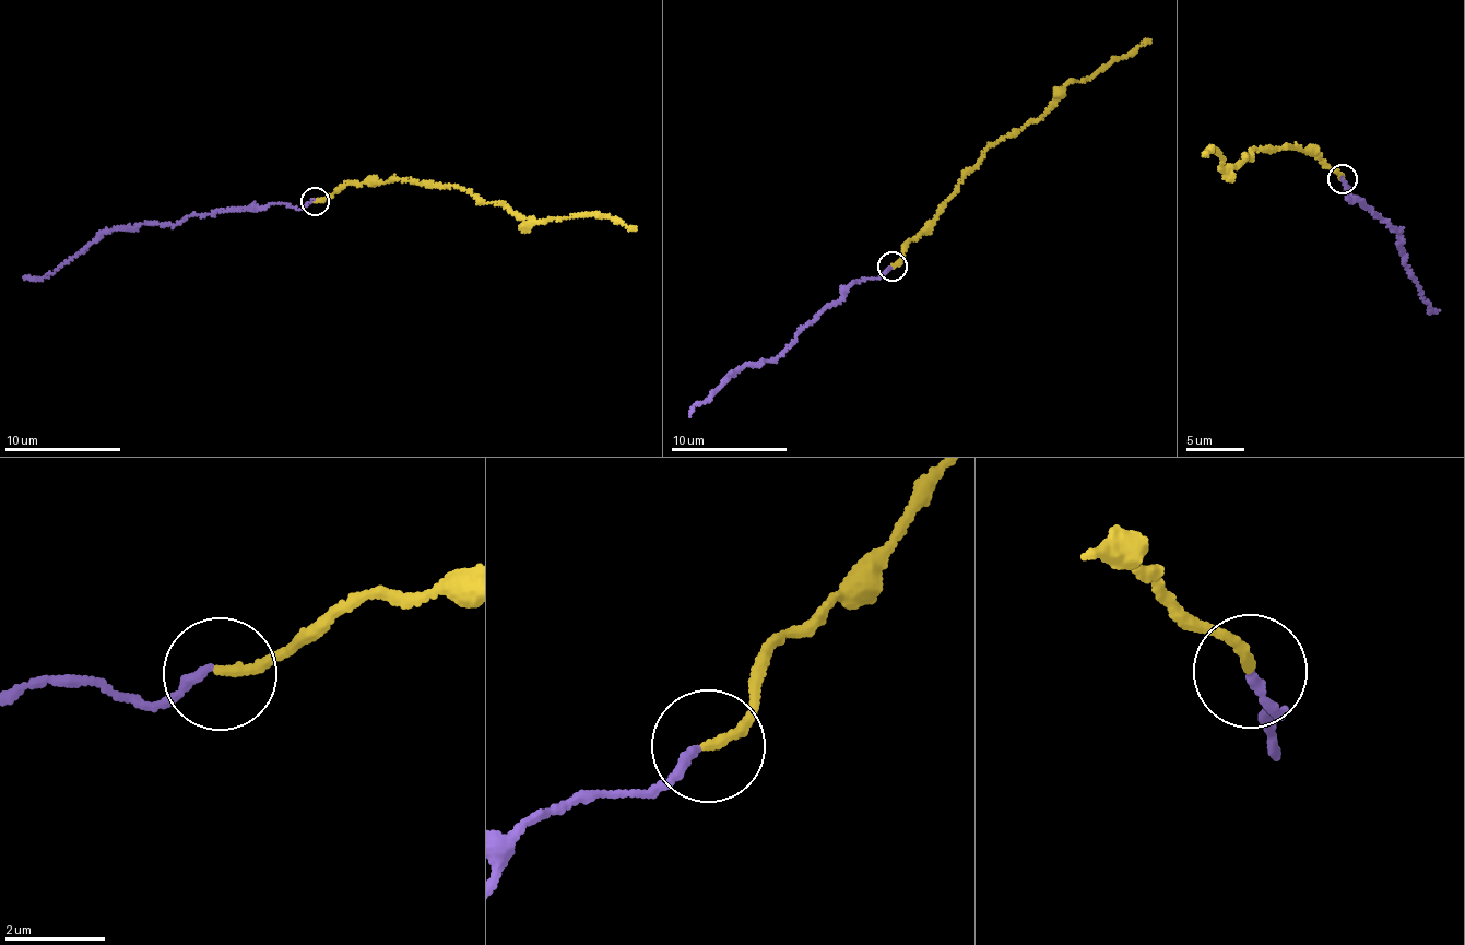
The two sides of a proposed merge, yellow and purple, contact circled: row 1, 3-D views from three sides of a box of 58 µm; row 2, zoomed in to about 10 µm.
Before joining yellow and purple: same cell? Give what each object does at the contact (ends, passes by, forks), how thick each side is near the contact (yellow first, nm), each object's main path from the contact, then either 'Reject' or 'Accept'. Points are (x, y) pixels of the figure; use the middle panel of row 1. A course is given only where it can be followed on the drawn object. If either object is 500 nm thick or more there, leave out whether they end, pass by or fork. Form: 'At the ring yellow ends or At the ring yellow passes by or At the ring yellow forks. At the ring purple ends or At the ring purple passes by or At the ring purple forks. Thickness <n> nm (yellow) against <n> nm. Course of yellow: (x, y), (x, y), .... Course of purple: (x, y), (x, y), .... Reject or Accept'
At the ring yellow ends. At the ring purple ends. Thickness 190 nm (yellow) against 170 nm. Course of yellow: (892, 267), (988, 149), (1034, 122), (1066, 85), (1090, 80), (1150, 39). Course of purple: (890, 268), (881, 275), (857, 280), (775, 358), (743, 365), (694, 408), (689, 416). Accept

